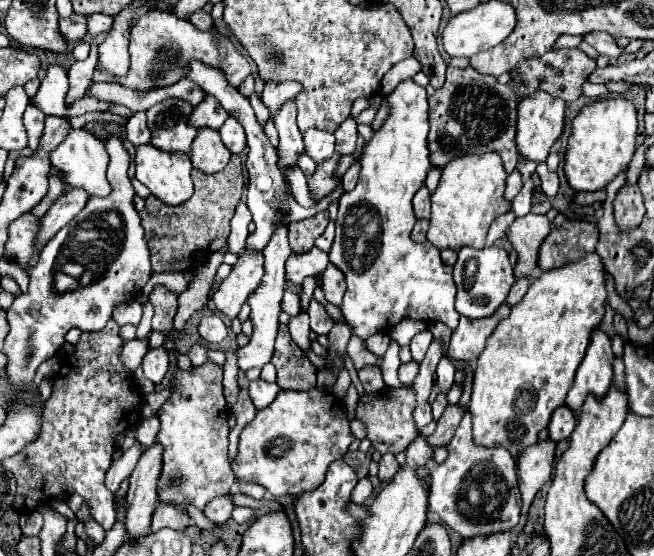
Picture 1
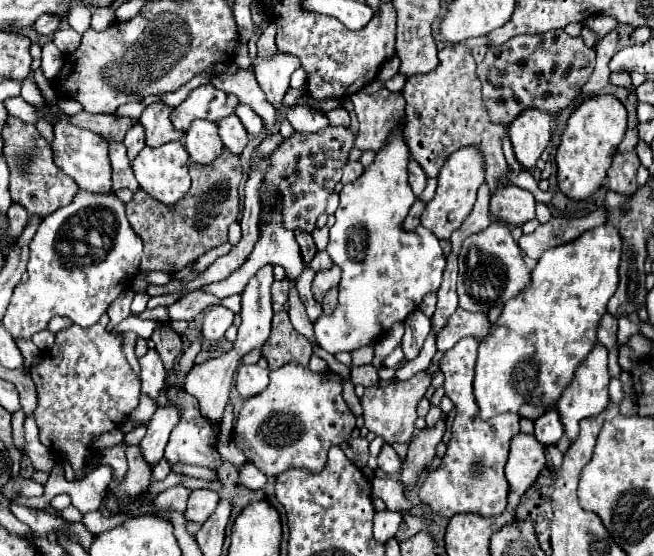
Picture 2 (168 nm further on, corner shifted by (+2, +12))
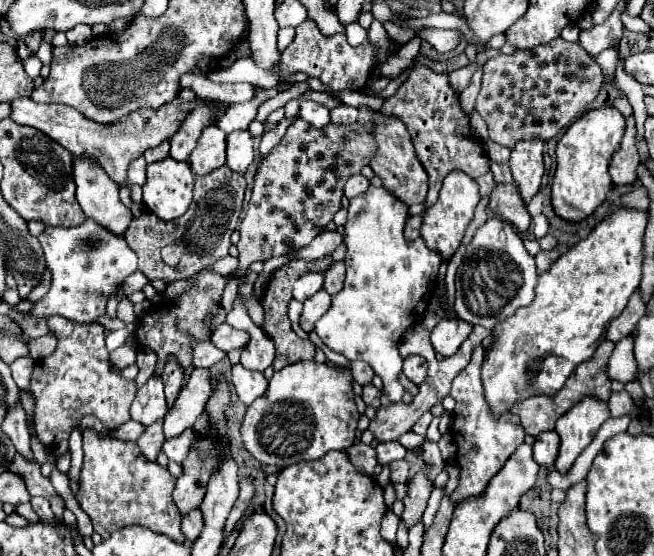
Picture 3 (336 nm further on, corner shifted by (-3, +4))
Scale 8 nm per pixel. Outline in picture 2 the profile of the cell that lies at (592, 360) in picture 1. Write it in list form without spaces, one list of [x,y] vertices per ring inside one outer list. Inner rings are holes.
[[[595,344],[595,348],[591,350],[591,354],[579,364],[571,384],[565,388],[563,396],[557,400],[557,412],[565,430],[565,436],[569,438],[569,442],[575,442],[575,436],[579,434],[579,422],[585,418],[593,418],[599,416],[607,404],[609,404],[609,392],[607,392],[607,384],[609,384],[609,372],[607,372],[607,350],[601,344]]]

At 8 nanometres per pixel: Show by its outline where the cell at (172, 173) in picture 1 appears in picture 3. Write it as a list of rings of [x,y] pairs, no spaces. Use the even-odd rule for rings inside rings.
[[[164,158],[148,164],[144,204],[162,220],[174,220],[188,210],[194,174],[188,162]]]

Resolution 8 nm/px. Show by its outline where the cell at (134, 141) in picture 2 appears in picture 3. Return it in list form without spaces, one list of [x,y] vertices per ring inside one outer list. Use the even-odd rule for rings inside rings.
[[[138,156],[136,160],[130,162],[130,168],[128,168],[128,180],[134,182],[134,184],[144,184],[146,180],[146,160],[144,156]]]

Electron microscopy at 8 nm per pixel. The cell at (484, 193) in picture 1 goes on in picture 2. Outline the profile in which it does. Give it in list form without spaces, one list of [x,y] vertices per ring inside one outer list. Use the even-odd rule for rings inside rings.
[[[463,148],[453,152],[447,162],[443,164],[439,178],[437,178],[437,190],[433,200],[425,206],[421,214],[421,224],[431,230],[437,238],[449,238],[467,218],[471,212],[475,198],[477,198],[477,188],[485,182],[485,168],[483,168],[483,156],[477,148]]]

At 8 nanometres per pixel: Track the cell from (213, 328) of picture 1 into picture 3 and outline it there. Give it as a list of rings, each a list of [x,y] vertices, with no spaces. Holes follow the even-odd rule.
[[[220,324],[218,328],[214,328],[212,330],[212,334],[210,334],[210,342],[214,344],[214,346],[218,346],[220,350],[224,350],[224,352],[230,352],[230,350],[234,350],[234,348],[240,348],[240,346],[244,346],[246,342],[248,342],[248,332],[244,332],[244,330],[236,330],[236,328],[232,328],[230,324]]]

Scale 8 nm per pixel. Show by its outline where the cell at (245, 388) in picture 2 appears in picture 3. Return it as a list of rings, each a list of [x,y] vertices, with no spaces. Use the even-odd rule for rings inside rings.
[[[240,362],[232,368],[232,384],[236,388],[238,398],[246,406],[250,406],[256,398],[260,398],[266,392],[266,388],[268,388],[268,380],[264,378],[262,372],[248,370]]]

